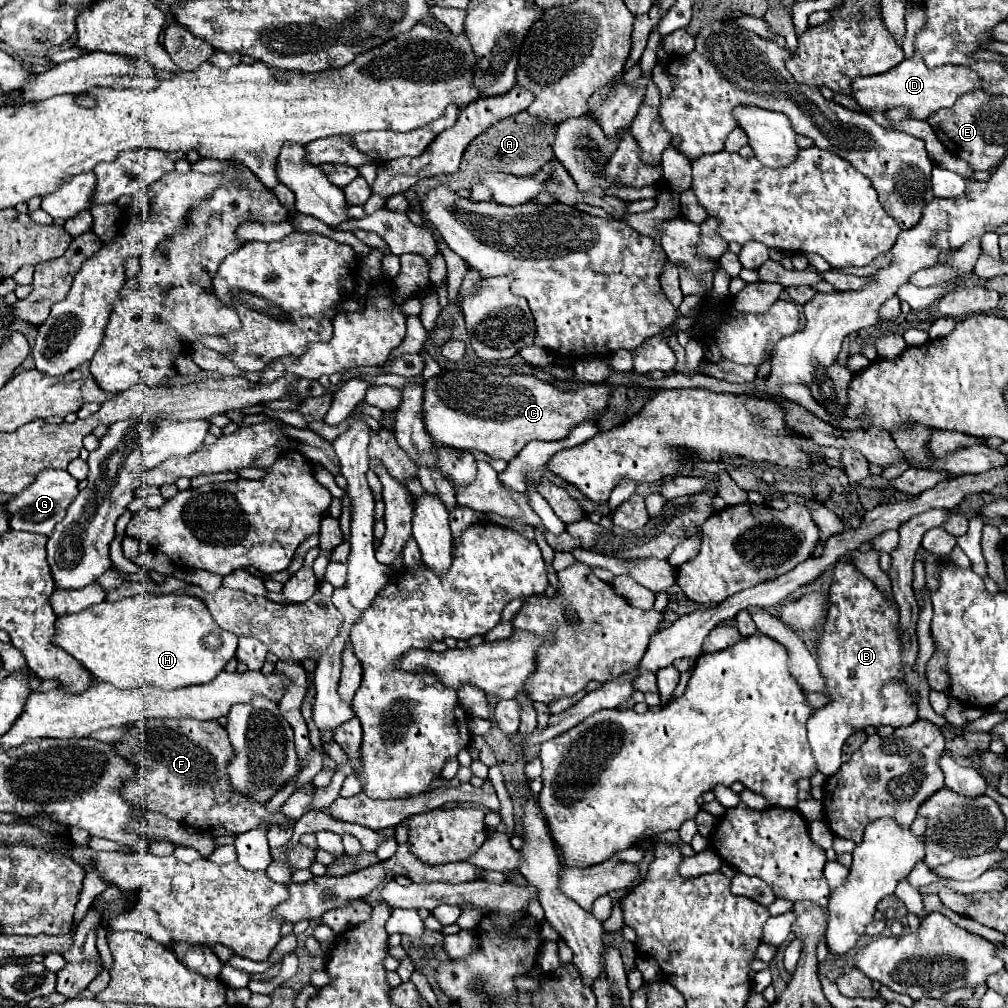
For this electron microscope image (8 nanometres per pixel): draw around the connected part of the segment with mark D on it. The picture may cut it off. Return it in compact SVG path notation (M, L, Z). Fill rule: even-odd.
M915 54L913 58L903 60L897 68L875 76L859 76L851 82L851 96L865 112L881 112L887 114L897 106L907 106L909 118L927 120L935 110L951 108L957 98L973 88L981 88L981 78L973 74L973 70L963 70L961 66L941 66L929 70L923 64L923 58Z

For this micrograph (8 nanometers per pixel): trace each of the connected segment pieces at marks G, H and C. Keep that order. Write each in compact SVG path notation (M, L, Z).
M43 470L37 476L37 482L33 482L33 486L25 488L13 500L7 502L7 508L11 512L9 526L13 530L27 530L27 532L37 532L37 534L49 536L53 532L55 524L65 518L67 508L73 502L77 492L79 492L79 482L67 470Z
M137 594L131 598L123 598L119 602L99 602L83 612L69 614L57 618L55 622L55 642L63 650L67 650L73 658L77 658L97 680L105 680L117 688L133 688L133 686L161 686L163 690L207 684L211 682L225 664L235 656L237 636L219 628L207 610L207 606L193 596L151 596Z
M449 370L439 376L425 380L425 402L423 402L423 420L425 430L431 440L439 446L453 450L475 448L493 458L501 458L511 462L521 448L531 440L561 440L569 434L573 426L583 420L595 420L595 412L607 406L609 386L585 386L577 392L561 392L555 386L525 374L513 376L495 376L495 374L479 374L471 370Z

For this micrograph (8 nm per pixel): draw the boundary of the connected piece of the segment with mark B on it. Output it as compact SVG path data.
M837 562L835 570L839 568L841 576L833 576L833 584L831 584L831 608L829 614L825 618L825 632L821 636L819 642L819 668L821 674L827 680L827 694L831 698L831 702L825 708L819 708L807 722L807 732L809 732L809 744L813 750L813 756L817 760L819 772L823 772L825 776L833 776L843 760L843 744L847 742L847 738L859 728L859 726L881 726L881 724L889 724L893 728L899 726L909 726L911 722L917 720L917 706L915 706L915 698L911 694L907 694L905 684L899 680L901 678L901 640L897 634L897 626L899 626L899 612L897 612L897 604L895 600L885 598L875 584L865 578L861 572L855 570L853 564L849 562Z

